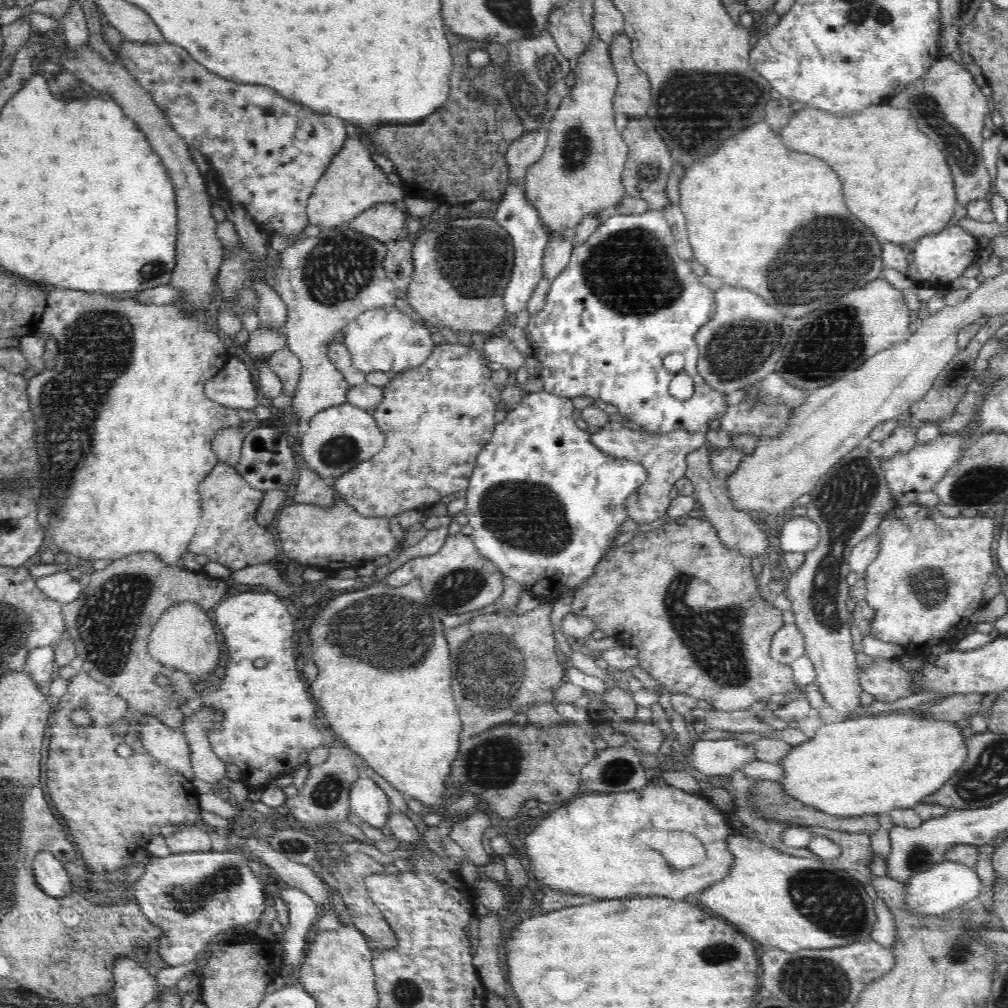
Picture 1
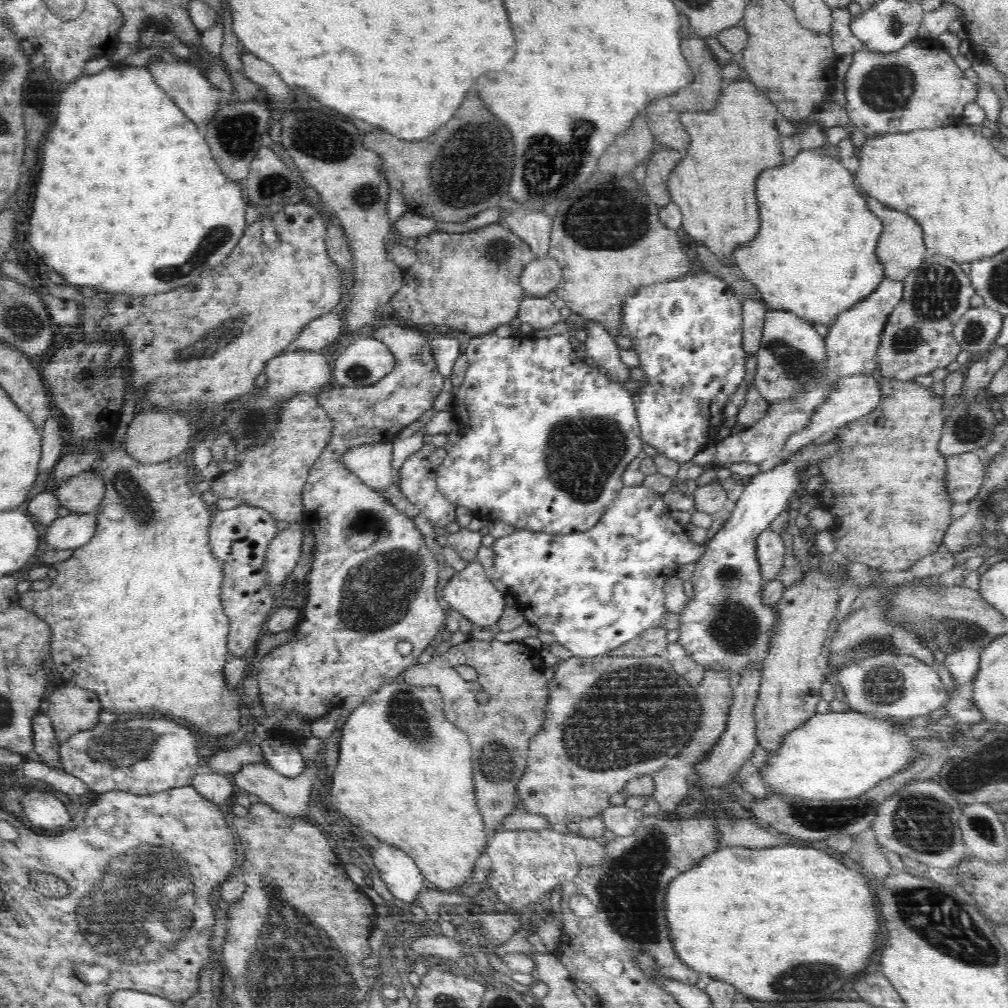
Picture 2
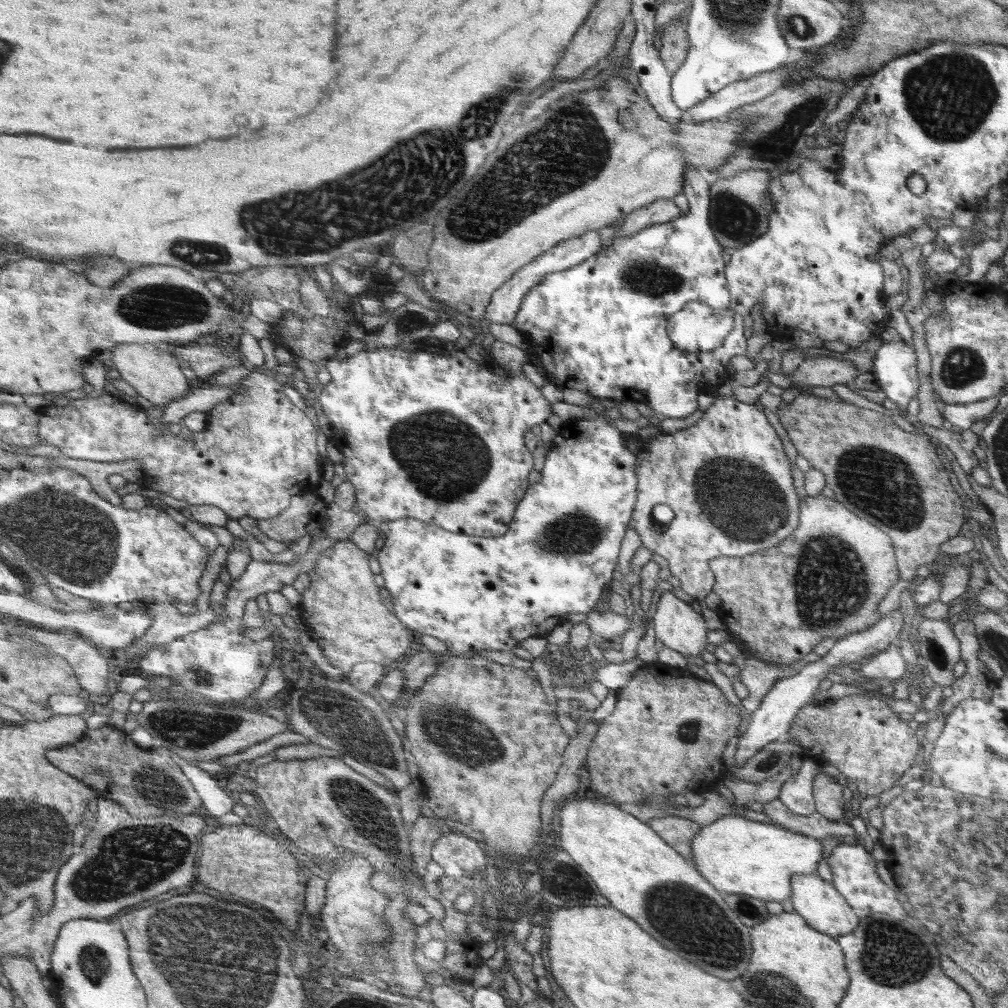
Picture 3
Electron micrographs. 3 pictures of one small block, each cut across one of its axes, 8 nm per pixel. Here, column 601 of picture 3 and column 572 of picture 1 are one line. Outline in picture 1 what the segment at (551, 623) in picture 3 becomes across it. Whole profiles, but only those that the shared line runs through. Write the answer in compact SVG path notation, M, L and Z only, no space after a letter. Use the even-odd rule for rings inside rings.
M542 390L527 393L506 419L497 424L493 436L478 454L475 470L468 482L466 506L462 511L474 529L470 538L478 552L499 569L505 579L518 582L540 596L539 602L556 602L558 594L574 594L576 588L595 574L594 568L612 550L620 526L628 519L626 500L647 479L646 470L636 462L611 458L580 430L573 418L570 398Z

